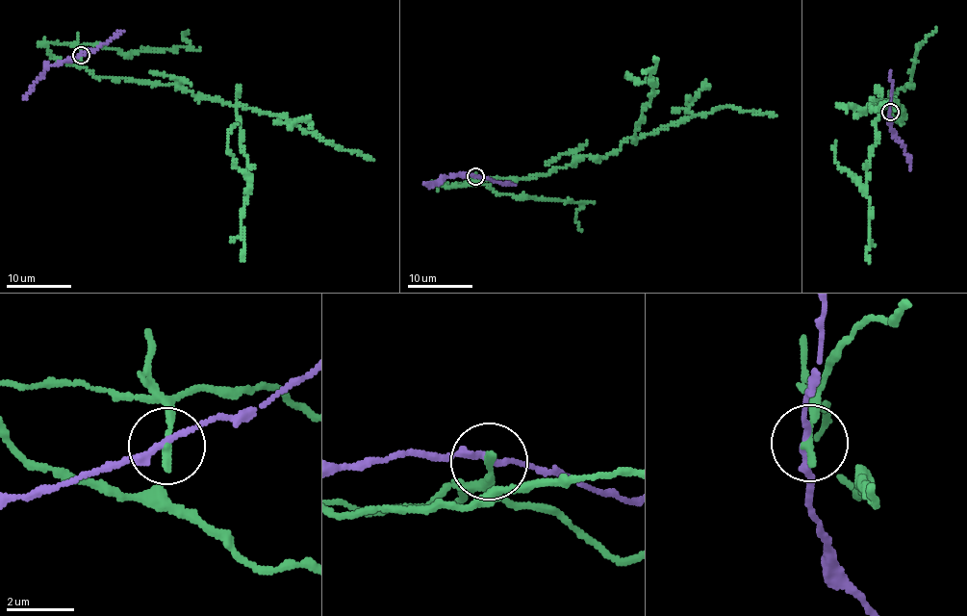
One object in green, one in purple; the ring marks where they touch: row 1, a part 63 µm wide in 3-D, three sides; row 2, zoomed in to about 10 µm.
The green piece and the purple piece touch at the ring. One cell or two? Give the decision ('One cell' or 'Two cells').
Two cells

